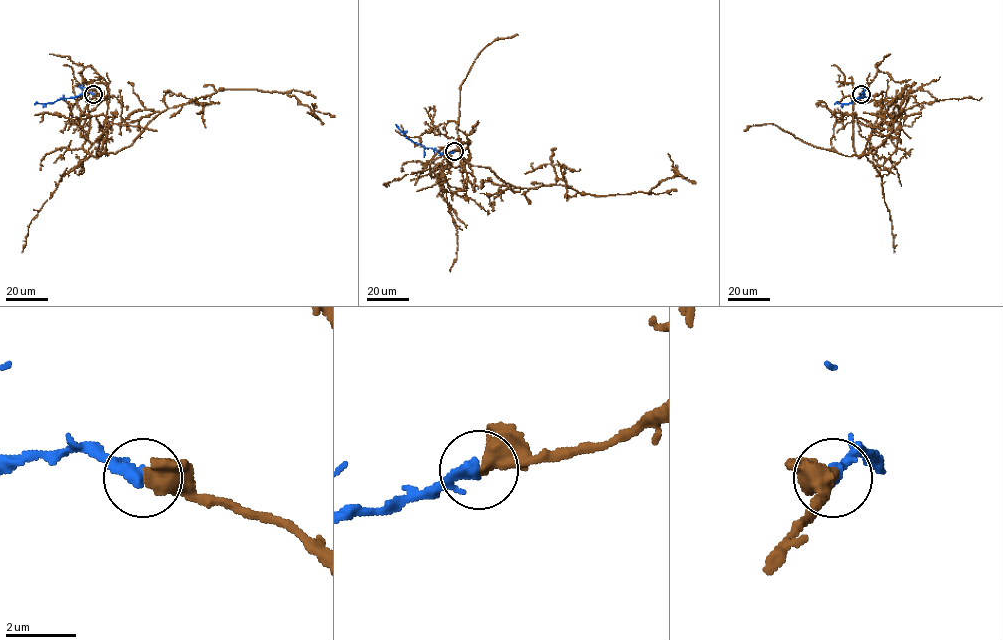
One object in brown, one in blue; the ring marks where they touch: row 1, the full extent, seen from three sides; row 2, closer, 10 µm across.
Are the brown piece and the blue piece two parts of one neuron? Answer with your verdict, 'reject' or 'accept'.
accept

